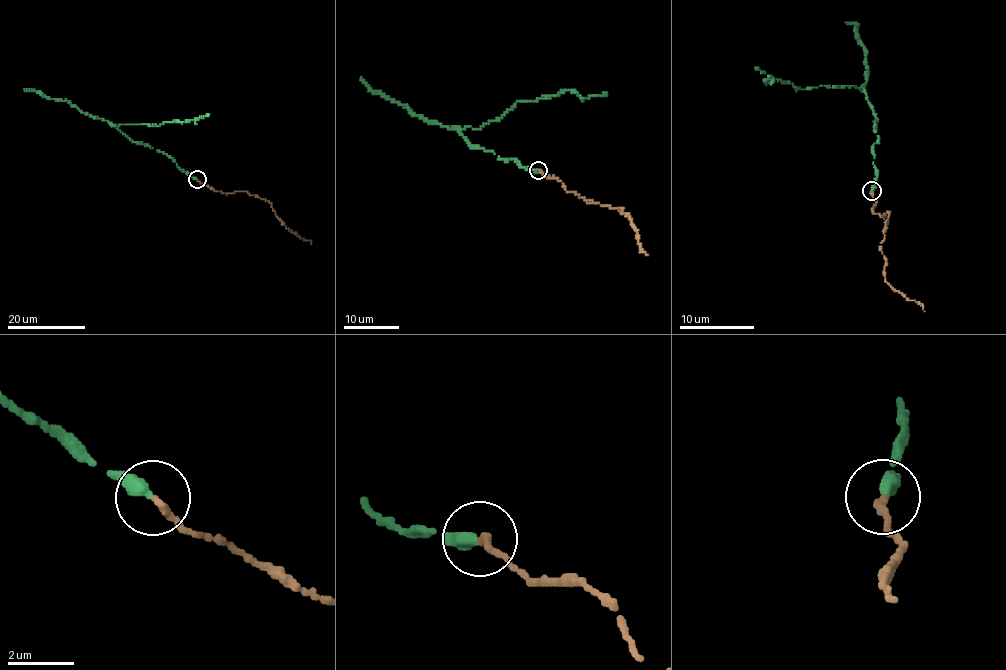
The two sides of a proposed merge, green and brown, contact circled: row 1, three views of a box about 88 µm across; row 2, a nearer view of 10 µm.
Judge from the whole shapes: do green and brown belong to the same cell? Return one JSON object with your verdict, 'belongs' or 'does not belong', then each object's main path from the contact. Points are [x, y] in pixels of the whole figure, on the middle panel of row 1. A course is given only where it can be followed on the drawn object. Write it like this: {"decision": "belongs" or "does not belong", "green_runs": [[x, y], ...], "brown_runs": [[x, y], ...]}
{"decision": "belongs", "green_runs": [[538, 170], [471, 148], [458, 130], [496, 121], [519, 100], [534, 102], [567, 89], [582, 98], [607, 93]], "brown_runs": [[538, 170], [556, 177], [566, 191], [585, 199], [620, 207], [647, 255]]}

